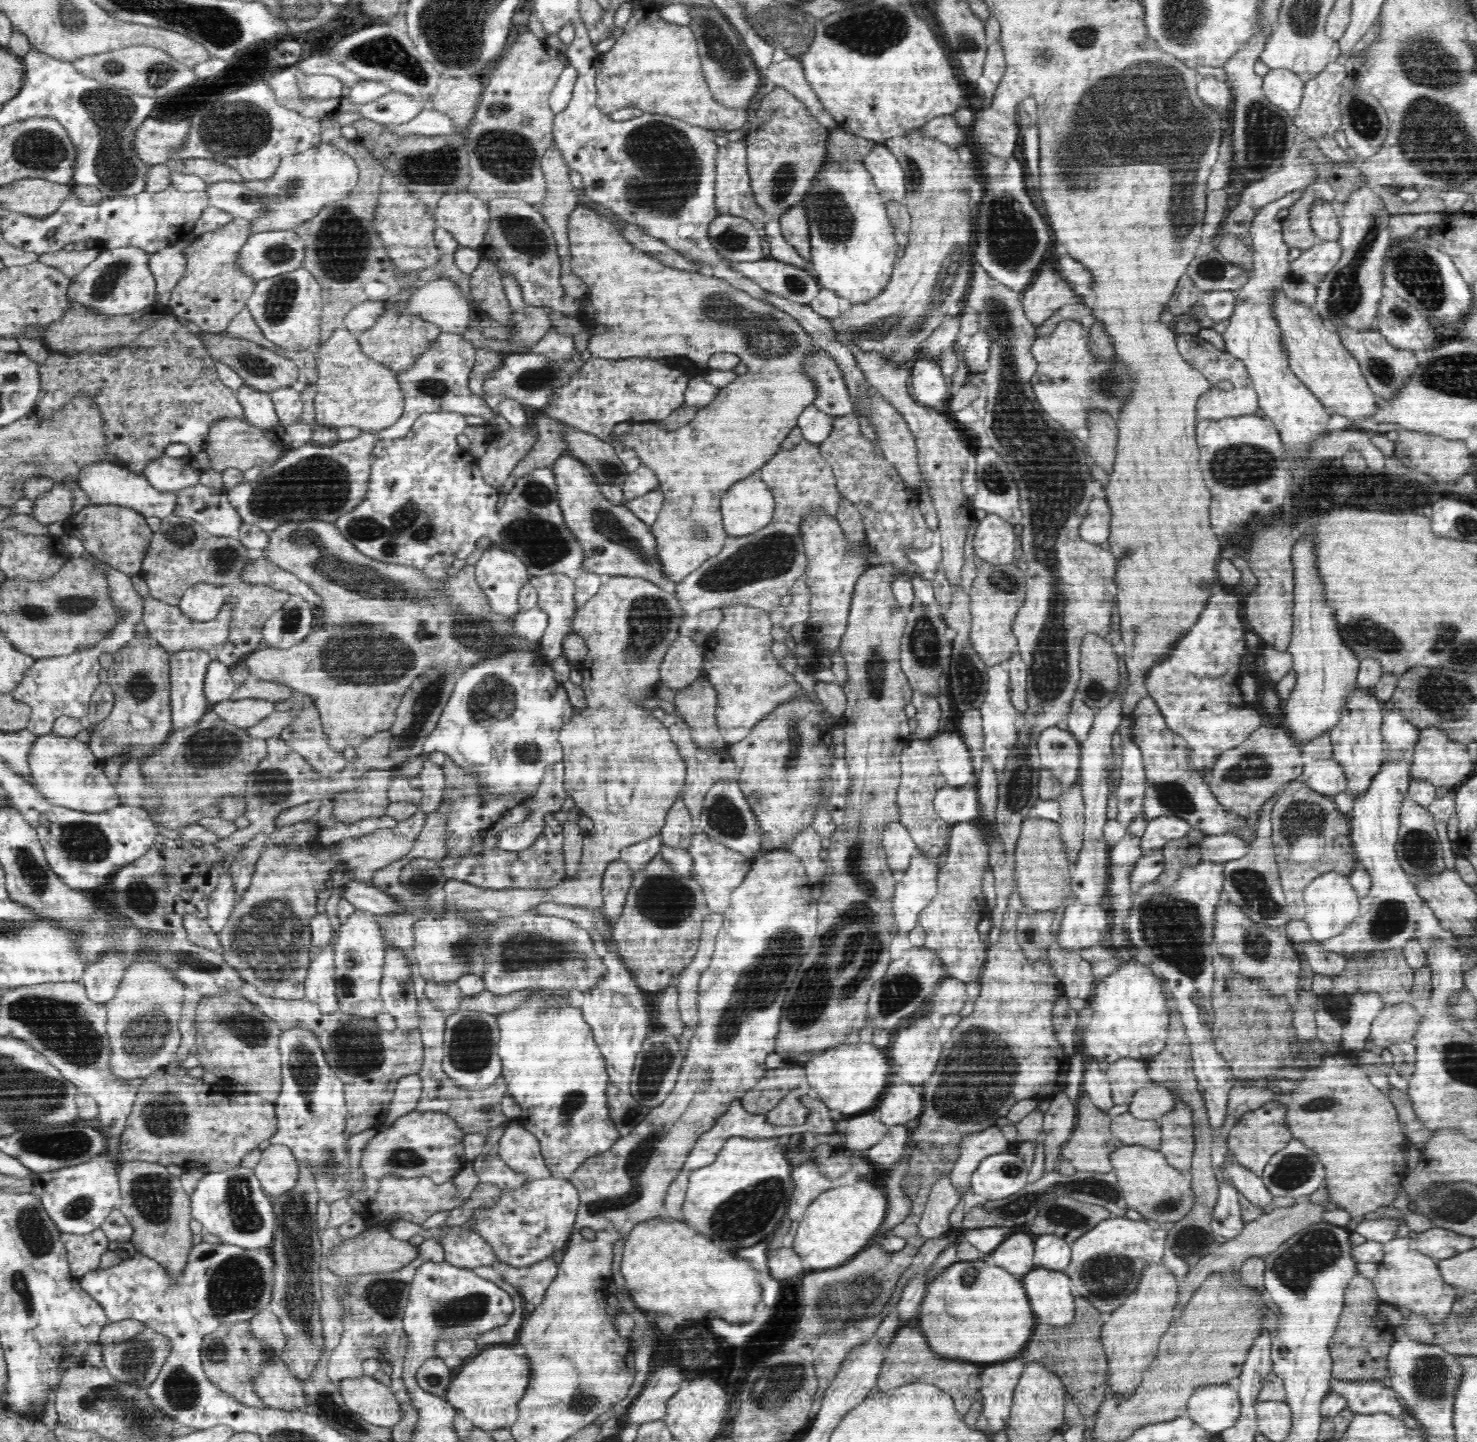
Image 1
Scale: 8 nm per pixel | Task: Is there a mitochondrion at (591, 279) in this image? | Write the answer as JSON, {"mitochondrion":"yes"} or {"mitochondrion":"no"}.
{"mitochondrion":"no"}

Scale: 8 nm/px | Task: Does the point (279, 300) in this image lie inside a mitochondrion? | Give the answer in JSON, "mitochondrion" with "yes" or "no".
{"mitochondrion":"yes"}

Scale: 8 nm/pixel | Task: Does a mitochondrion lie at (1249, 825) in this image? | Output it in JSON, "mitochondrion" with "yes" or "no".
{"mitochondrion":"no"}

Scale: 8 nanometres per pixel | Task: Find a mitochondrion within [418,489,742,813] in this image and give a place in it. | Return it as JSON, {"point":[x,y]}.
{"point":[651,618]}

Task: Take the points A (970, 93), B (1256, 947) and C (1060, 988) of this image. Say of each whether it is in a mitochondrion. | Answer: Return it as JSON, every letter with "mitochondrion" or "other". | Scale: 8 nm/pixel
{"A":"other","B":"mitochondrion","C":"other"}

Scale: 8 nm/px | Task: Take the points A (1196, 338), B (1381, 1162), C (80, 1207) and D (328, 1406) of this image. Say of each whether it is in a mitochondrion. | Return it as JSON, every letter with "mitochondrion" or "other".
{"A":"other","B":"other","C":"mitochondrion","D":"mitochondrion"}

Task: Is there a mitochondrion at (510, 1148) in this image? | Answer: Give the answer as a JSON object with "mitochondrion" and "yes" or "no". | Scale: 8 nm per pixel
{"mitochondrion":"no"}

